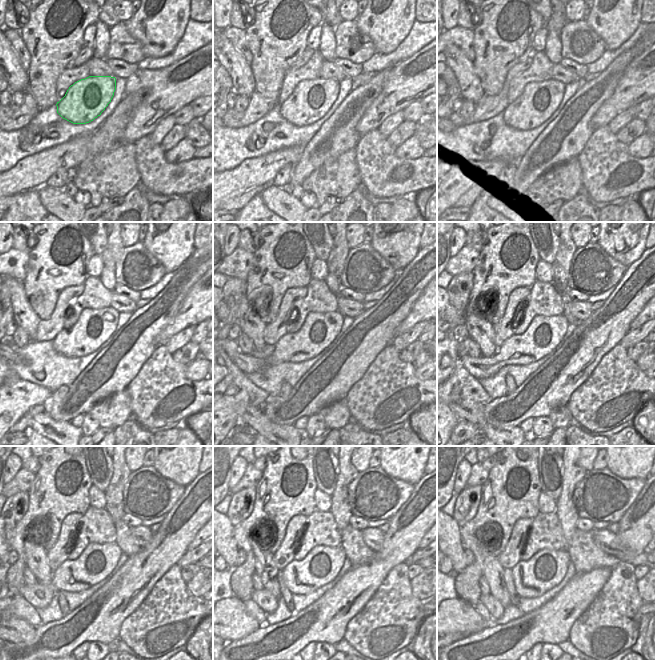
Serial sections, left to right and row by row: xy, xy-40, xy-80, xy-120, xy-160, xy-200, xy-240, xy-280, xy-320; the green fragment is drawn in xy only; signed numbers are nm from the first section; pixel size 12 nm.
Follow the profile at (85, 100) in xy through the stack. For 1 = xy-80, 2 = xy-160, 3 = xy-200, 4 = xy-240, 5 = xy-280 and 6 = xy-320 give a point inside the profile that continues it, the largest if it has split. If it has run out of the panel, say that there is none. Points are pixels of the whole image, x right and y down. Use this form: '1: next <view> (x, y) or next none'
1: next xy-80 (540, 99)
2: next xy-160 (319, 330)
3: next xy-200 (544, 334)
4: next xy-240 (97, 562)
5: next xy-280 (322, 564)
6: next xy-320 (546, 569)

